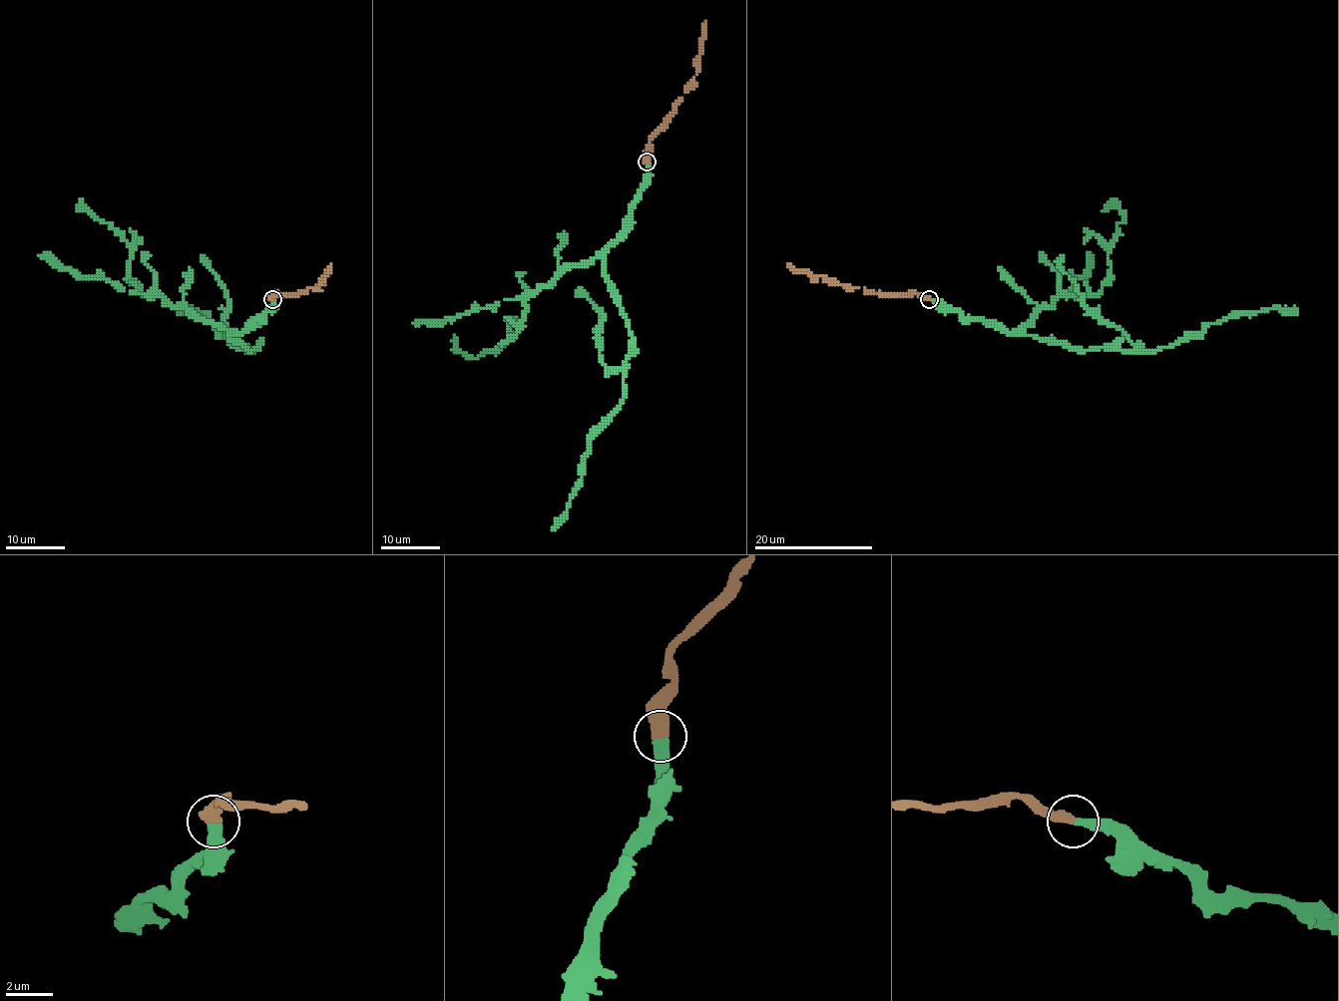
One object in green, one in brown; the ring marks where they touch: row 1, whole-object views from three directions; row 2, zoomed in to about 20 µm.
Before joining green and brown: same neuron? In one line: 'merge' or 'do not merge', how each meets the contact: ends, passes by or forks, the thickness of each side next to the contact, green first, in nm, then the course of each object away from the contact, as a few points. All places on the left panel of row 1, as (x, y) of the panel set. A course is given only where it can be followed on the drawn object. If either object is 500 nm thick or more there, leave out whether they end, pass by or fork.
merge | green ends | brown ends | 400/480 nm | green via (272, 299), (259, 318), (229, 336), (248, 350), (256, 346), (251, 350), (206, 313), (193, 307), (178, 313) | brown via (272, 299), (275, 293), (294, 296), (306, 288), (315, 288), (323, 282), (331, 264)

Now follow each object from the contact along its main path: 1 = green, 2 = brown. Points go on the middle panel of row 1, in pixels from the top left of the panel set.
1: (648, 163), (630, 224), (610, 243), (605, 264), (631, 335), (625, 395), (588, 441), (581, 485), (553, 530)
2: (648, 163), (651, 139), (669, 117), (696, 74), (706, 20)

